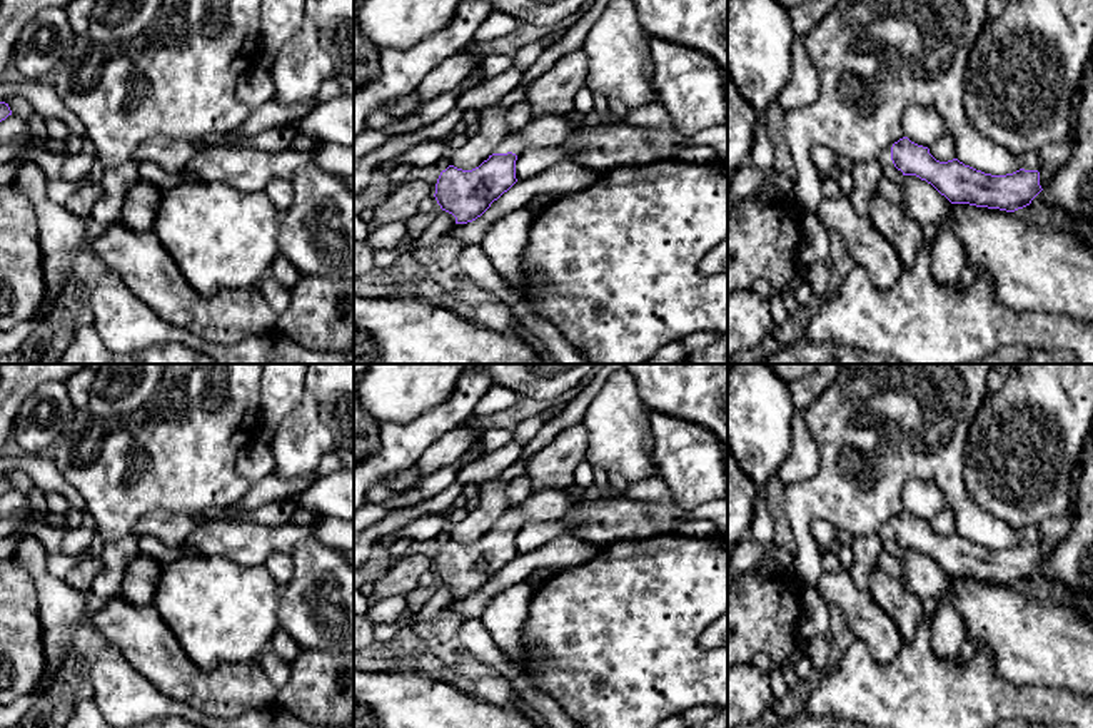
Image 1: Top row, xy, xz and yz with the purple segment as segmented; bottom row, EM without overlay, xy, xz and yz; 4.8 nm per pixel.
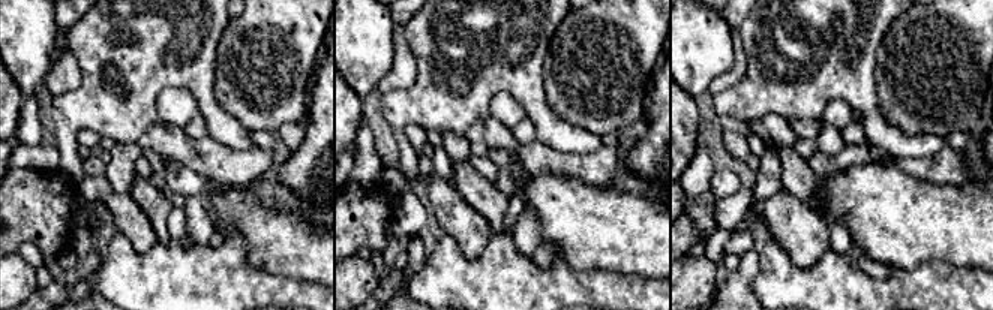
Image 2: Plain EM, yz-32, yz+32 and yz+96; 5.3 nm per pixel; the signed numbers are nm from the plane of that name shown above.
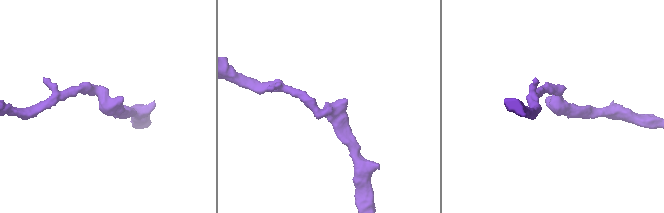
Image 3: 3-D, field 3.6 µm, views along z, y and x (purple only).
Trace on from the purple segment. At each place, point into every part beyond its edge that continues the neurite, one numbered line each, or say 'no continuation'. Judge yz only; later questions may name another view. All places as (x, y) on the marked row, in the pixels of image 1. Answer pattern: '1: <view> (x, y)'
1: yz (885, 159)

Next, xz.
1: xz (549, 131)

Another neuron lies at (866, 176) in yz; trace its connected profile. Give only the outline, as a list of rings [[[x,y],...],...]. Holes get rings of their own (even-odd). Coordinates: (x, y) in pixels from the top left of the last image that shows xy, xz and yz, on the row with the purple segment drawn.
[[[854,160],[851,167],[851,177],[854,180],[854,187],[849,195],[849,204],[858,215],[868,217],[871,195],[878,192],[878,184],[884,177],[883,167],[878,160]]]

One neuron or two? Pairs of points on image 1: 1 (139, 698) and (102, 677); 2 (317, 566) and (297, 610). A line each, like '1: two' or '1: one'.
1: one
2: one

